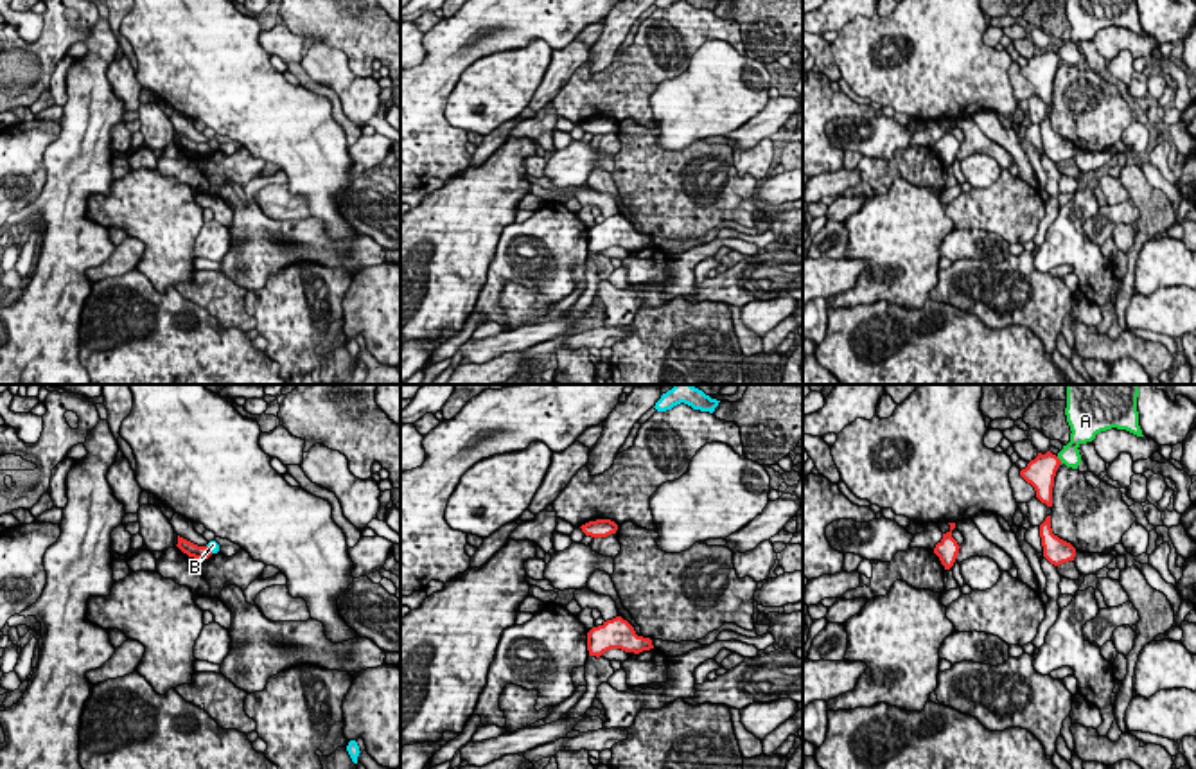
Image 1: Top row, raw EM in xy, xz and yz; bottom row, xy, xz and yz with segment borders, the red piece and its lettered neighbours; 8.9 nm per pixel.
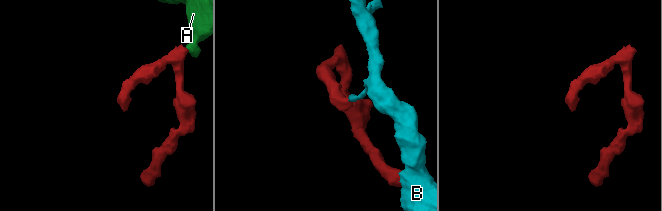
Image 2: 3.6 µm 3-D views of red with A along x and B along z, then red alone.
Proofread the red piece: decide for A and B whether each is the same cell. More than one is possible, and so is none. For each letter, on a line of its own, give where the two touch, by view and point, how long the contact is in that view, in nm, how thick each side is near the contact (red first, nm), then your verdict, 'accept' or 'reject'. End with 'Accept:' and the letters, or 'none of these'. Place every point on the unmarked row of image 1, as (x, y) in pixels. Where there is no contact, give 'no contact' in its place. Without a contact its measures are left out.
A: contact yz (1060, 58); length 80 nm; calibres 260 and 180 nm; accept
B: contact xy (209, 146); length 100 nm; calibres 130 and 90 nm; reject
Accept: A

